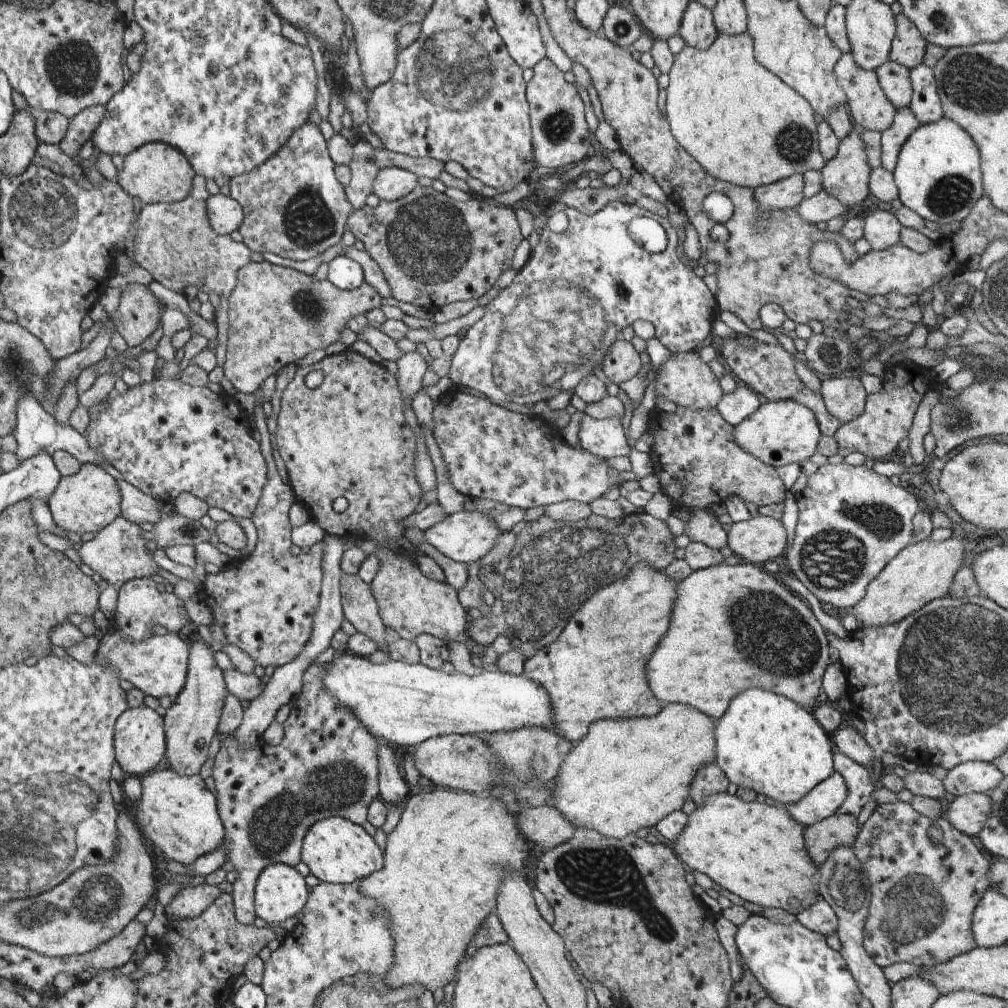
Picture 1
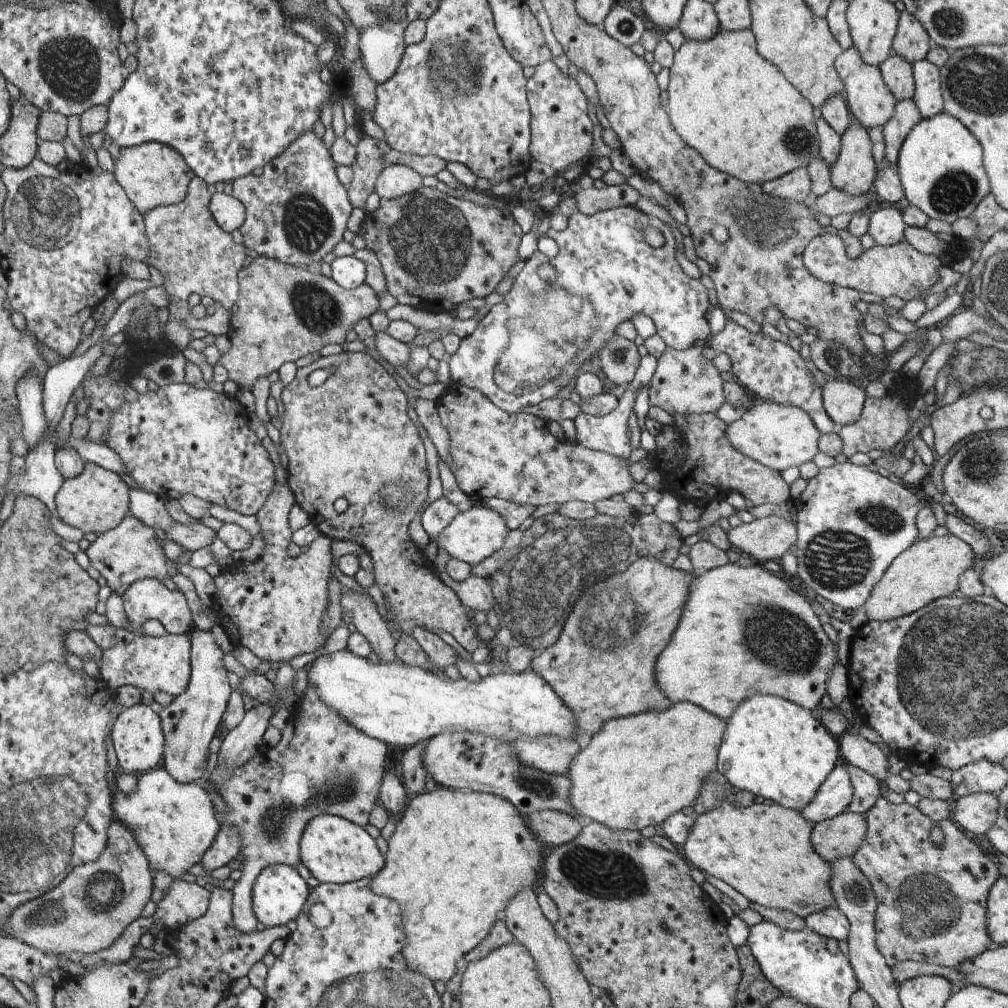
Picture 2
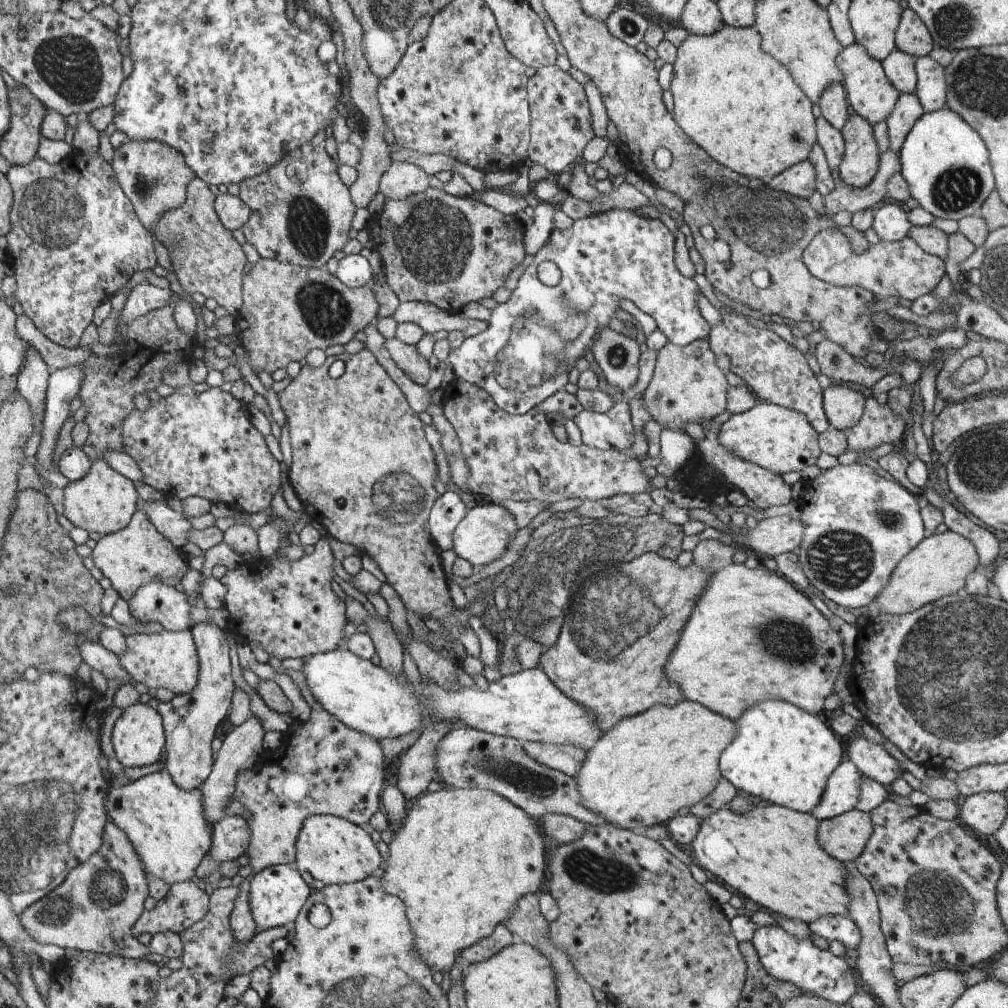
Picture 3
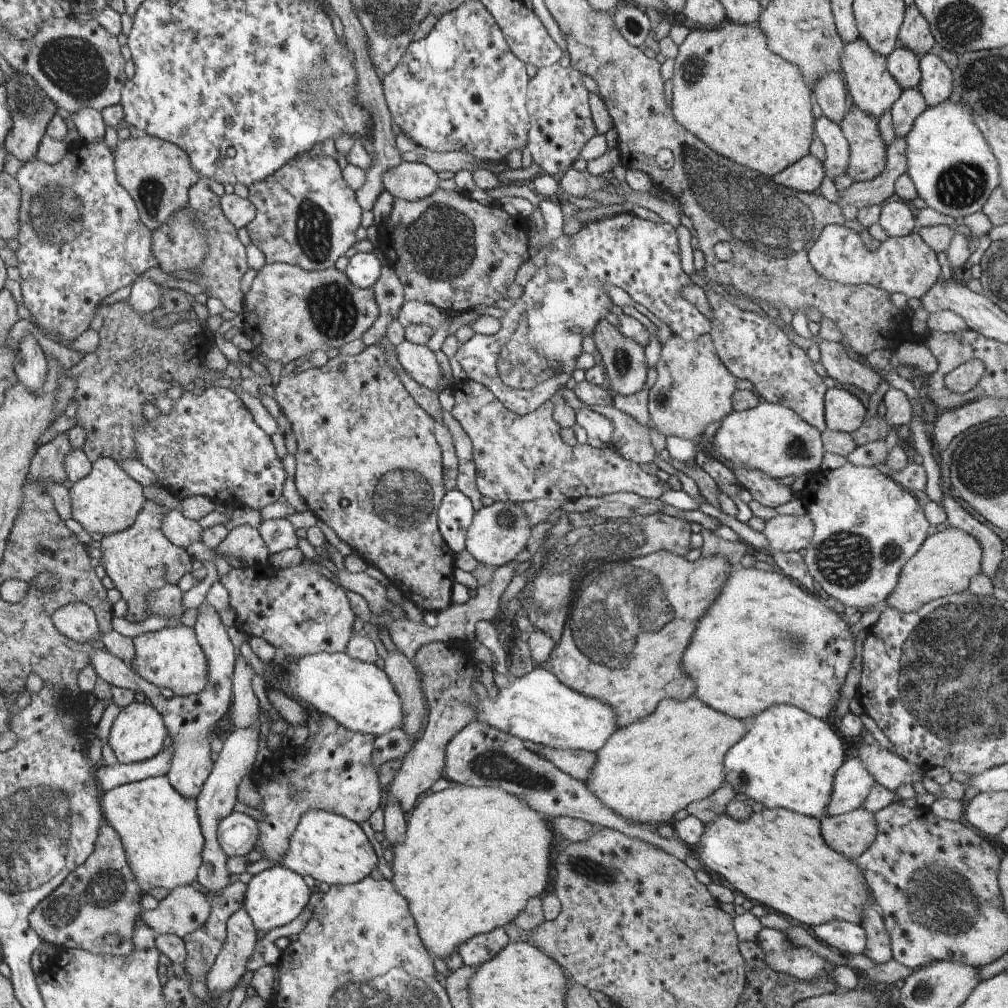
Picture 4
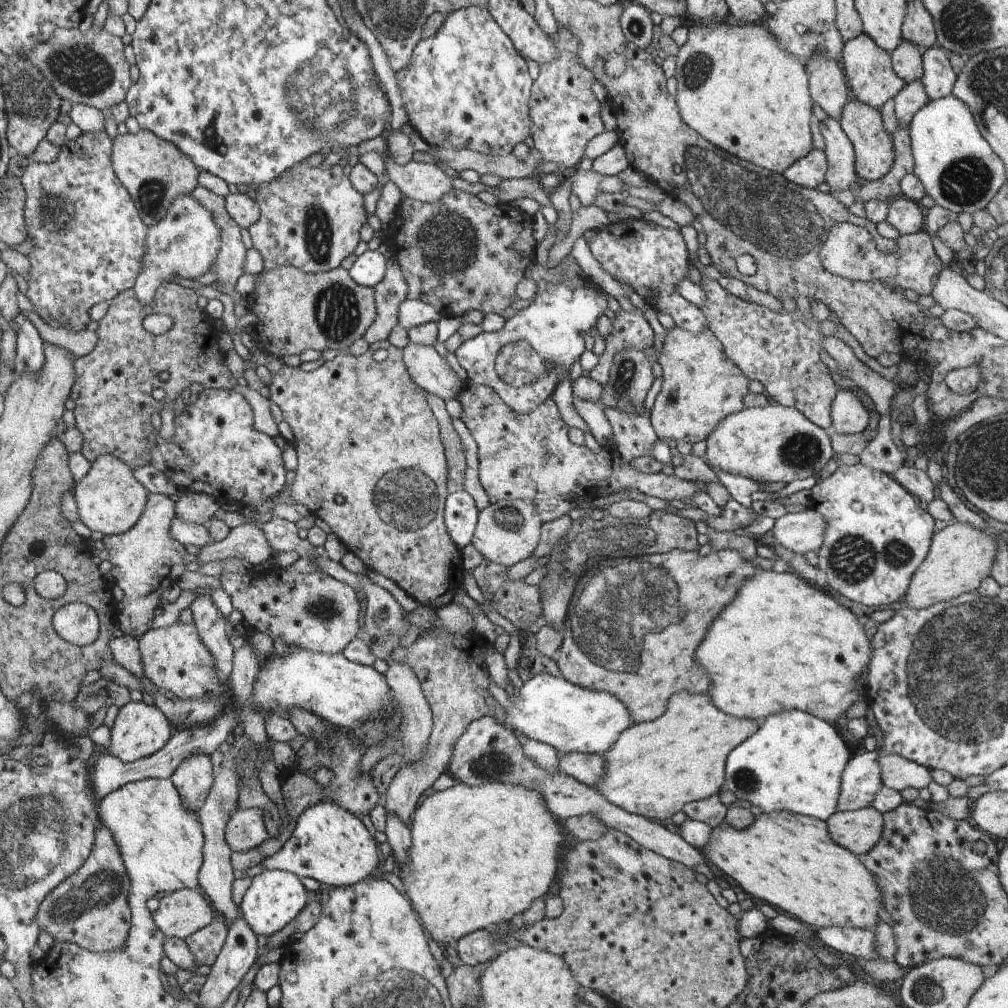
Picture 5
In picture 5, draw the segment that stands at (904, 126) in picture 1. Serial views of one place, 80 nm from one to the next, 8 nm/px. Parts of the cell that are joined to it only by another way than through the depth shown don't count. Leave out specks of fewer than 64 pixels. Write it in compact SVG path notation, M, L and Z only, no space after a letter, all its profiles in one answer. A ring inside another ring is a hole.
M921 80L907 84L893 101L894 114L896 114L896 120L898 120L897 128L909 126L916 112L922 110L930 102Z

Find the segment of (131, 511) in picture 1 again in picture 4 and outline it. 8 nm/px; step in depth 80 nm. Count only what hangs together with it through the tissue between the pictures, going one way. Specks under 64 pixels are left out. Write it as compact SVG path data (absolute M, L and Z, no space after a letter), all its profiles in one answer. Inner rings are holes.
M168 510L166 516L162 518L162 532L175 546L187 549L194 542L201 542L203 529L198 521L189 519L179 510Z

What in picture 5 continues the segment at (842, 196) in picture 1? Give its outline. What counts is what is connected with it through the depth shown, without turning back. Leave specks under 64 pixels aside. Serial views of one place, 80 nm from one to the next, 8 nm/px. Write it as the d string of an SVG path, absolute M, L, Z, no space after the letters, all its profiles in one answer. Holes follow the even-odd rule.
M850 100L845 105L839 122L842 130L844 130L844 134L848 136L848 140L852 142L854 148L856 176L866 181L881 180L892 170L892 164L894 164L894 144L892 144L892 136L884 130L880 111L862 104L860 100Z

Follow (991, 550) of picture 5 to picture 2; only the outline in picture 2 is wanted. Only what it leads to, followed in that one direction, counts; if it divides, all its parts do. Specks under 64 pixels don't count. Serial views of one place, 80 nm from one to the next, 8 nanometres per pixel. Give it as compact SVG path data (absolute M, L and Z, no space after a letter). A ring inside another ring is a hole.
M951 533L915 541L892 560L878 584L874 584L870 597L861 610L868 621L890 621L917 612L943 597L953 596L957 594L962 572L971 568L974 558L972 548Z

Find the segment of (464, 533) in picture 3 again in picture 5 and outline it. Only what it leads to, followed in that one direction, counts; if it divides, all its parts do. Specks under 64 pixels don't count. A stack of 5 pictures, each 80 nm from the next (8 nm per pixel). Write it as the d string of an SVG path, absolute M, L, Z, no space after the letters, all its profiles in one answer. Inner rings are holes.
M498 500L496 504L489 504L479 512L479 520L472 536L471 544L482 554L483 559L494 564L502 564L506 568L526 560L534 554L540 541L540 528L543 522L538 518L537 502L533 500L504 501Z

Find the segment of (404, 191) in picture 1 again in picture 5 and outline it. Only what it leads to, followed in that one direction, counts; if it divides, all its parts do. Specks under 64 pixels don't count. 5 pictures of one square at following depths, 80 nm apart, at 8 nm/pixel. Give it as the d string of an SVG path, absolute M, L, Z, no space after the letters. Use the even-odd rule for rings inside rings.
M392 160L386 162L385 180L392 180L402 196L412 200L432 203L452 190L452 178L438 166L411 161L406 165L396 165Z

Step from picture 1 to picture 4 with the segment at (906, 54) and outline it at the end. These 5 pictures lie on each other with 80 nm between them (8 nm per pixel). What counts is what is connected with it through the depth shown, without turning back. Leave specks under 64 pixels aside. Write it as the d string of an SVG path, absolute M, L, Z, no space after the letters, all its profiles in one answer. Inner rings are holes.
M914 4L905 8L904 21L898 32L897 42L919 57L937 48L928 20L922 16L922 12L918 12Z

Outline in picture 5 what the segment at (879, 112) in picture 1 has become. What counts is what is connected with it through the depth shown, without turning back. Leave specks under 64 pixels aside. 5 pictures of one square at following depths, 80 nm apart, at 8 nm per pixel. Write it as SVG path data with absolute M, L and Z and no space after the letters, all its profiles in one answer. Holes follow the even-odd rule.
M865 33L844 44L840 64L846 73L847 86L854 92L856 100L870 108L880 111L888 100L893 100L906 86L902 77L892 70L890 53L878 48L874 40Z

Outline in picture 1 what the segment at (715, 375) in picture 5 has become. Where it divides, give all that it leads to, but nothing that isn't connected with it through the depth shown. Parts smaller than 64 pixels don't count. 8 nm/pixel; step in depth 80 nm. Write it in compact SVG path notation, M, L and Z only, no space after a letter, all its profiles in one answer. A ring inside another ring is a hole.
M695 350L687 353L672 353L672 356L658 366L656 373L656 396L663 396L678 407L698 410L716 409L724 394L718 377L714 375L708 363L700 359L700 355Z

